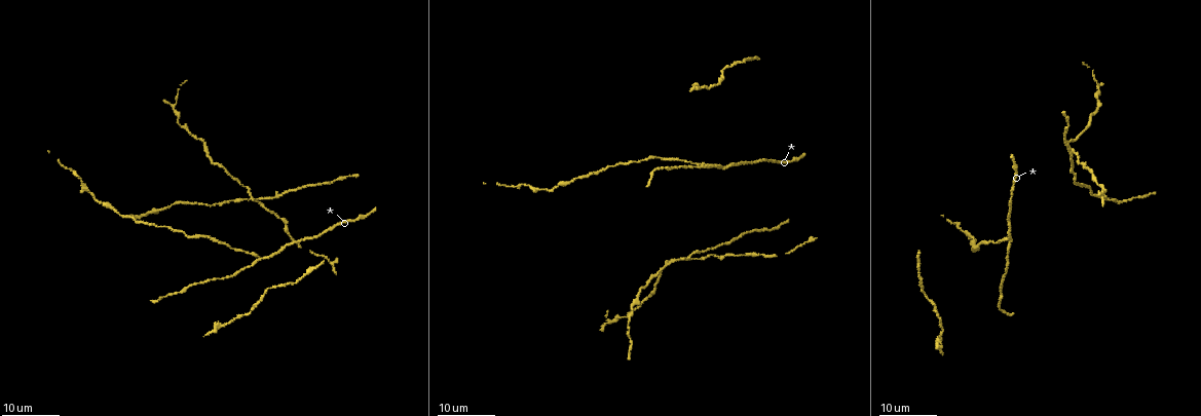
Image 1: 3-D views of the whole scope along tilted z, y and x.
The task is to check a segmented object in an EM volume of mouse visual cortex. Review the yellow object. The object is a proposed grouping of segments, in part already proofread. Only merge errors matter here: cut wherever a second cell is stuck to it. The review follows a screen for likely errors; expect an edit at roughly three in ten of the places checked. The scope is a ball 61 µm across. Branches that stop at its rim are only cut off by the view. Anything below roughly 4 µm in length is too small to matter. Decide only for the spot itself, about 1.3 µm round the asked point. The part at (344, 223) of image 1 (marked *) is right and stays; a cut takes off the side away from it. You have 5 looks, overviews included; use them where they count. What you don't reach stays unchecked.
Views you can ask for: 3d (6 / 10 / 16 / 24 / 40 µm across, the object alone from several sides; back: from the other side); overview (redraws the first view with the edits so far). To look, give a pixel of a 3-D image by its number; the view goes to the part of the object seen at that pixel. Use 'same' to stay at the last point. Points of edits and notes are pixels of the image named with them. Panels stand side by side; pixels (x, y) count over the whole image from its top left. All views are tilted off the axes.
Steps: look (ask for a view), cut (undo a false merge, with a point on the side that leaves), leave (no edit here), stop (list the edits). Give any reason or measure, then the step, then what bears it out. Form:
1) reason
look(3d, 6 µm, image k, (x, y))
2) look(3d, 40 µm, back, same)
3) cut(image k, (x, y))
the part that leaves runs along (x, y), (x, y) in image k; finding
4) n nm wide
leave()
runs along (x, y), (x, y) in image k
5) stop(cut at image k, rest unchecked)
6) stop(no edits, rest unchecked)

arms part here
look(3d, 24 µm, image 1, (711, 250))

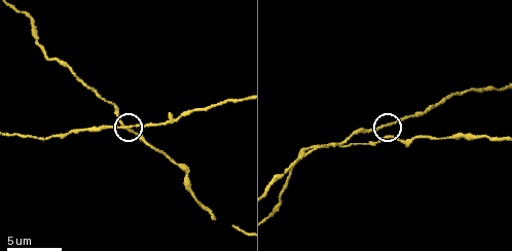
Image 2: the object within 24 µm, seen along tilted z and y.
look(3d, 10 µm, image 2, (381, 126))

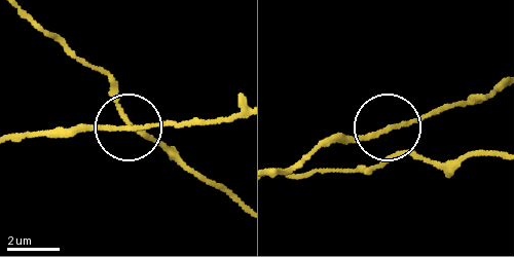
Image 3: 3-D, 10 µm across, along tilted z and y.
3 arms
leave()
runs along (497, 84), (420, 119), (332, 141) in image 3; continuous, no second cell

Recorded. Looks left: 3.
three arms meet
look(3d, 24 µm, image 1, (258, 260))

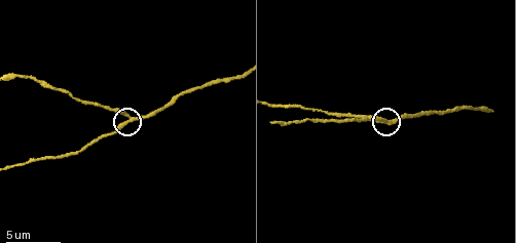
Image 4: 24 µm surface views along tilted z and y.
look(3d, 6 µm, image 4, (129, 118))

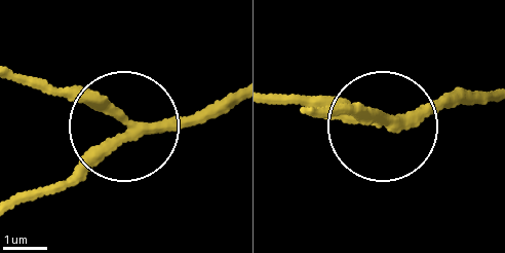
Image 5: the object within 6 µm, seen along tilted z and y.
side arm 49 µm
leave()
runs along (487, 93), (394, 117), (274, 96) in image 5; continuous, no second cell

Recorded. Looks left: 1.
thick turns thin
look(3d, 6 µm, image 2, (419, 112))

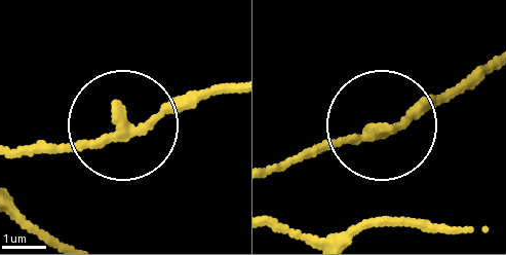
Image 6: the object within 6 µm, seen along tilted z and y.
leave()
one cell here

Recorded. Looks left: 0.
stop(no edits, rest unchecked)

